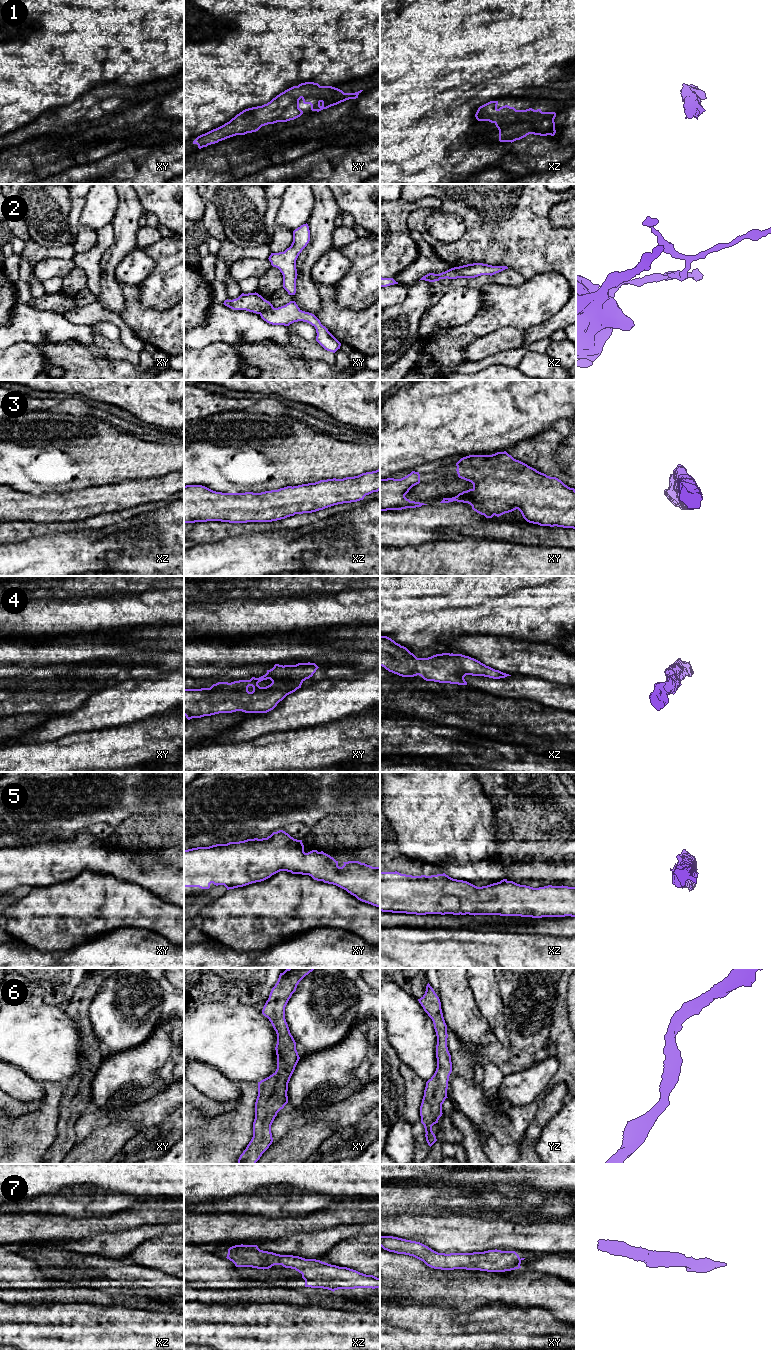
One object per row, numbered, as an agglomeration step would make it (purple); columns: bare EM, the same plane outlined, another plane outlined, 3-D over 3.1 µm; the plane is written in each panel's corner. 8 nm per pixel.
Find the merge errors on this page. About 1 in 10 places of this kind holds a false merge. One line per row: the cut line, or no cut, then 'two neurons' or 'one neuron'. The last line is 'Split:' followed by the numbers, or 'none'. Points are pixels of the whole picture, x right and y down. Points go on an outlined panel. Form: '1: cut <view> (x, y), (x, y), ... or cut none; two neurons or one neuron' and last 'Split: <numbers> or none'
1: cut none; one neuron
2: cut none; one neuron
3: cut none; one neuron
4: cut none; one neuron
5: cut none; one neuron
6: cut none; one neuron
7: cut none; one neuron
Split: none

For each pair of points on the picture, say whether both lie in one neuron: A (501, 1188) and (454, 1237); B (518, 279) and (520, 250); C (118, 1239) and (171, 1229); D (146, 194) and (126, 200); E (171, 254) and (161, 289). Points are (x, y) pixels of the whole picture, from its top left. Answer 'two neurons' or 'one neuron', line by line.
A: two neurons
B: two neurons
C: one neuron
D: two neurons
E: one neuron

